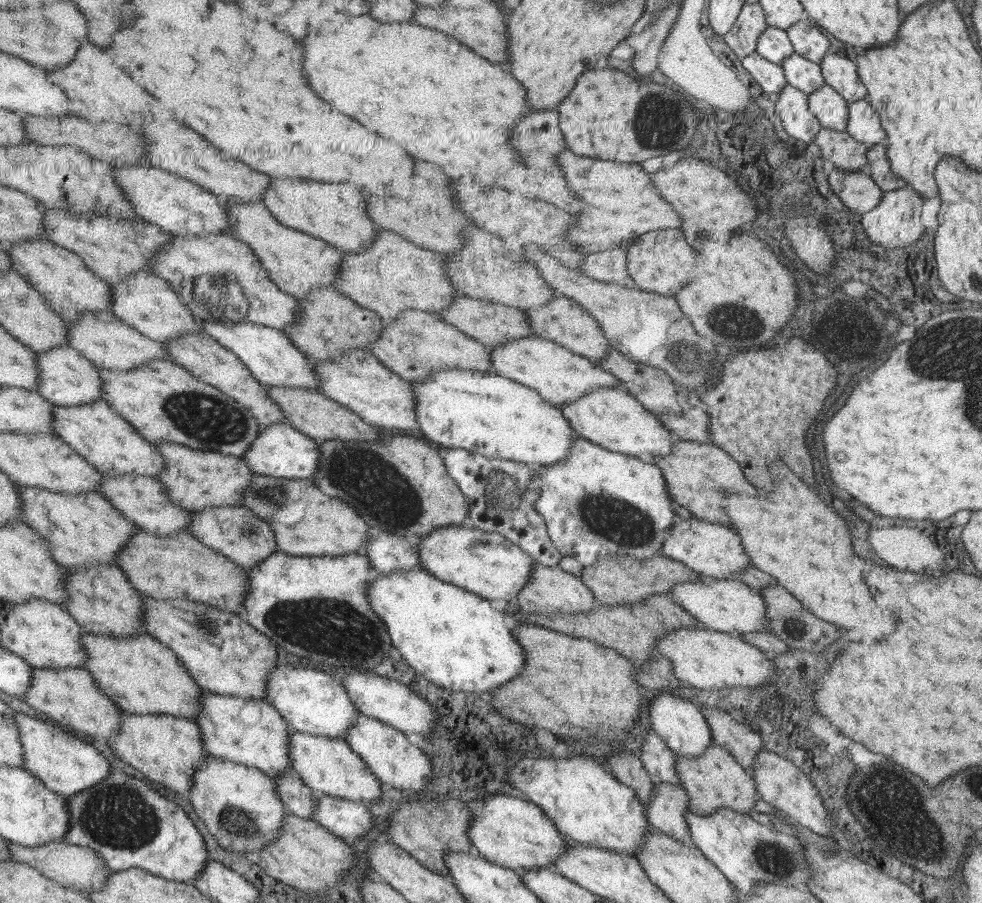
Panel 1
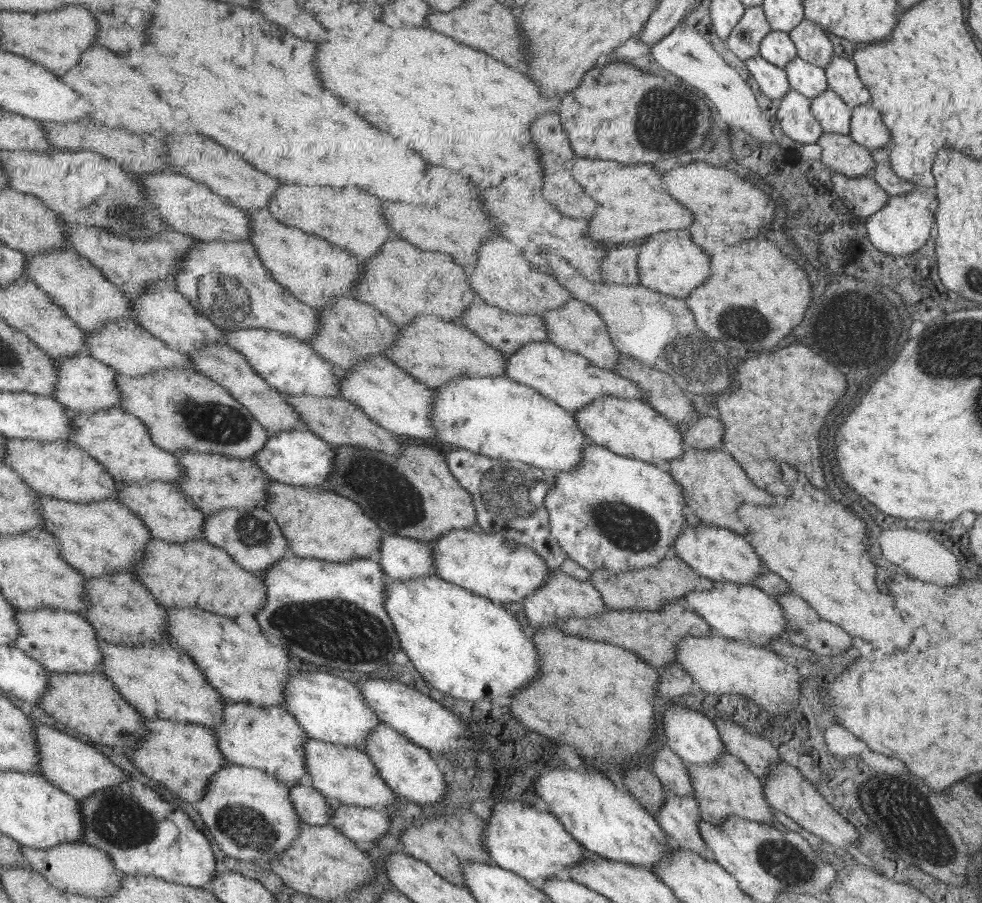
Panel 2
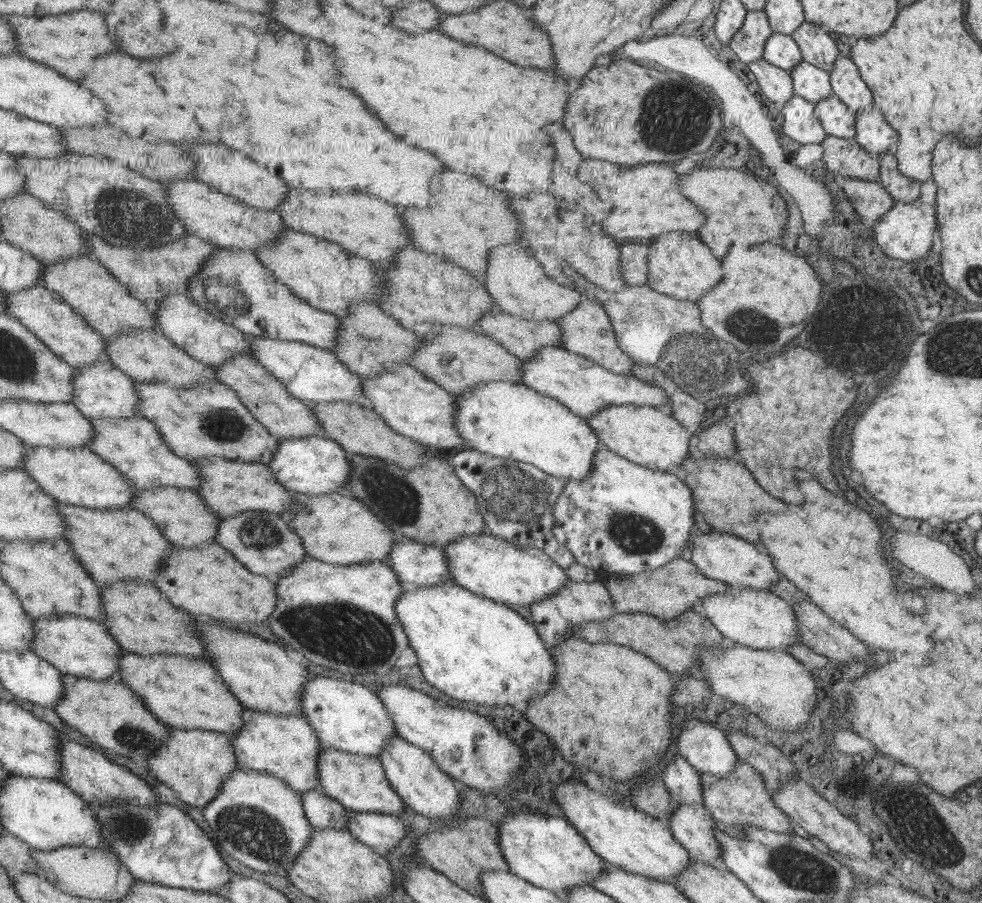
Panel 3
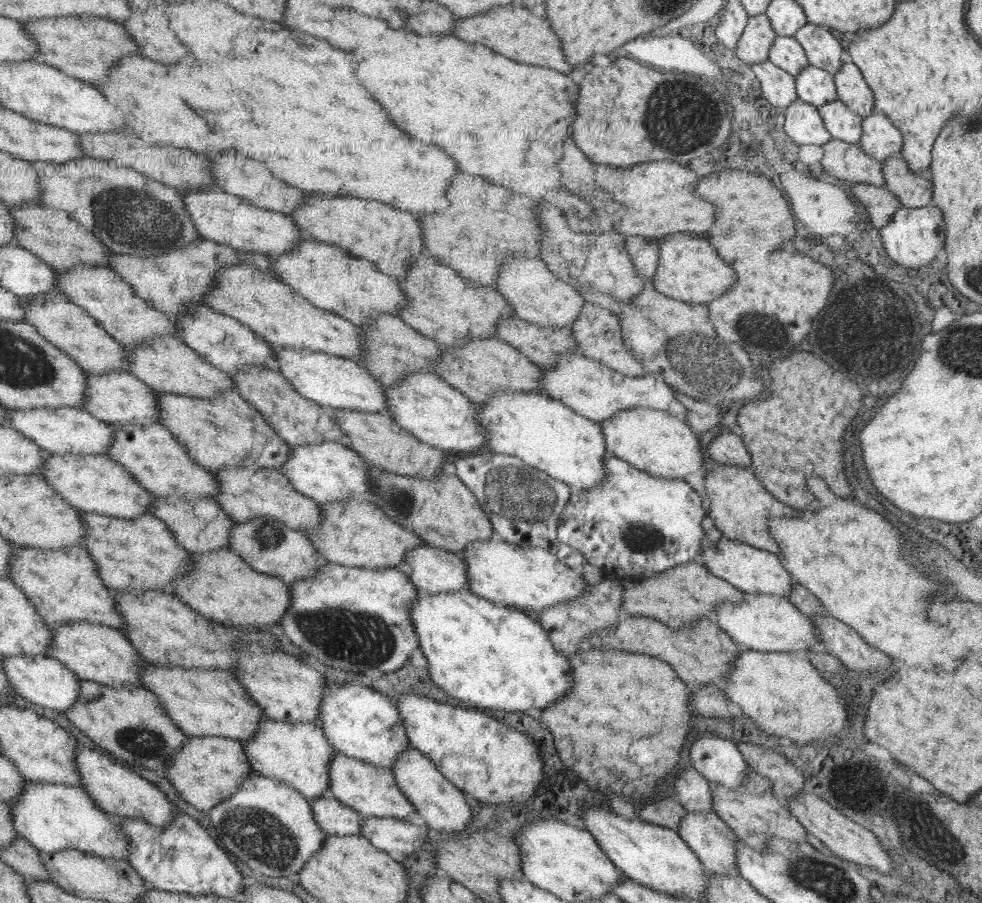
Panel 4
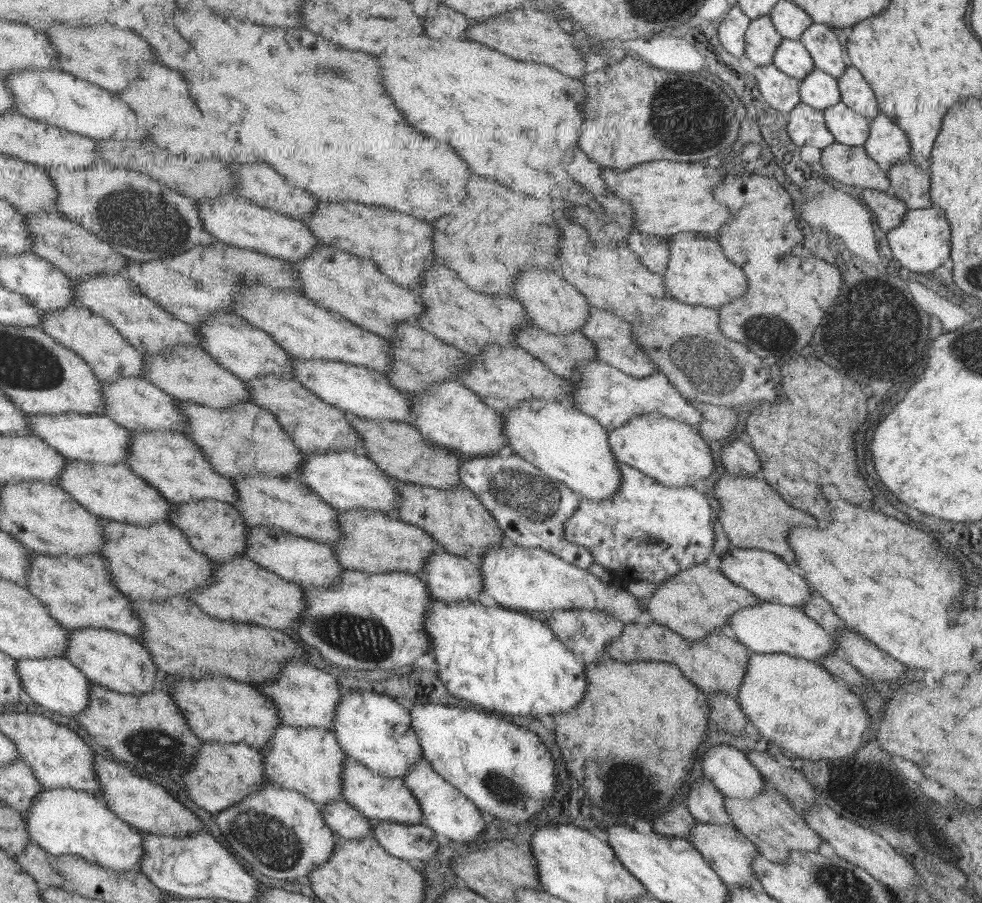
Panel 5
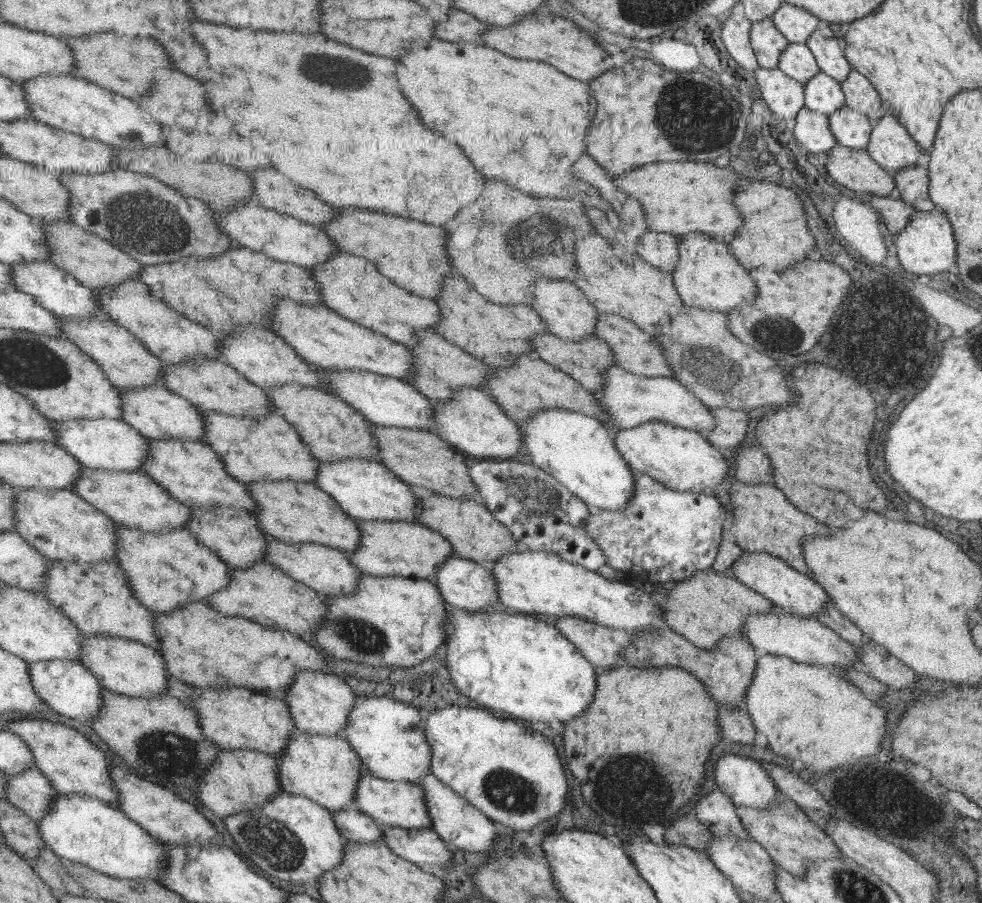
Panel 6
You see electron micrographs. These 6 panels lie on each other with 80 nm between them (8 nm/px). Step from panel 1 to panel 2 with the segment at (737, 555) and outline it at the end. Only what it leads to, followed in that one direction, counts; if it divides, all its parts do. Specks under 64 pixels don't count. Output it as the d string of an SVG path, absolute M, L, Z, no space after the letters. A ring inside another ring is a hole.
M701 524L686 526L684 533L676 537L674 556L686 562L698 575L710 581L736 582L751 585L760 574L767 571L746 536L722 527Z

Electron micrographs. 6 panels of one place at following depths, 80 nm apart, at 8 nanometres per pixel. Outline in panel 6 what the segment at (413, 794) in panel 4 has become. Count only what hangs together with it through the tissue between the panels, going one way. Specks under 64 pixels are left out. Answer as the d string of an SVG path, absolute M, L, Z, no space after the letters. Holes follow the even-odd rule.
M432 773L424 774L422 778L415 782L421 785L424 790L424 797L427 802L428 815L432 821L430 828L433 829L438 836L451 849L464 850L465 852L485 852L490 854L493 839L496 836L495 823L481 811L474 807L472 803L461 798L459 794L445 786Z

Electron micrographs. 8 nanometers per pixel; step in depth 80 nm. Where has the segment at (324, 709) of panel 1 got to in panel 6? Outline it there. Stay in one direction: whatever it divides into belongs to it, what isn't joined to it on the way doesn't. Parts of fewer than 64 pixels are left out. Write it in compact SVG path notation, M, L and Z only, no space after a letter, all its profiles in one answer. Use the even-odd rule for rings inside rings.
M383 695L381 697L359 698L348 714L348 724L342 734L344 741L356 752L363 766L371 775L391 781L418 782L431 769L432 750L428 746L427 735L423 734L423 718L421 718L421 734L419 734L419 708L407 706L401 701Z

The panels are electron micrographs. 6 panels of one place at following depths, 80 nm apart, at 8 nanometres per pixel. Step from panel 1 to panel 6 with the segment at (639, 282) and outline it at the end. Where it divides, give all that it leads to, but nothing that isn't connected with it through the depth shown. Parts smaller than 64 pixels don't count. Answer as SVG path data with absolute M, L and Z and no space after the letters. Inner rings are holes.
M687 234L679 242L681 262L673 266L671 271L674 289L681 300L689 306L698 309L717 310L717 312L731 312L733 308L741 306L743 302L753 302L758 293L756 282L751 280L749 272L739 266L725 244L713 240L701 240L699 236Z

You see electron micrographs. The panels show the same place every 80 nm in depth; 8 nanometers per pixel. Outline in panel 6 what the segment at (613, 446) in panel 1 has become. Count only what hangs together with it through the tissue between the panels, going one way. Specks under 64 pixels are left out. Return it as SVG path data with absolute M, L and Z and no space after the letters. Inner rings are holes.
M651 421L631 429L621 429L613 435L613 442L632 470L649 475L673 490L710 492L712 495L715 486L719 486L729 472L729 462L705 435L667 422Z

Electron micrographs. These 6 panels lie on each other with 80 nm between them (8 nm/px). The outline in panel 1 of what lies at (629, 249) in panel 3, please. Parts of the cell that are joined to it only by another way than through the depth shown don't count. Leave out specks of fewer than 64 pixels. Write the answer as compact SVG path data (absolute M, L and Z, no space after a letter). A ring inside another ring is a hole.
M625 245L618 248L607 248L603 251L596 251L587 254L583 259L579 272L599 281L615 283L625 288L632 289L636 287L633 278L627 274Z

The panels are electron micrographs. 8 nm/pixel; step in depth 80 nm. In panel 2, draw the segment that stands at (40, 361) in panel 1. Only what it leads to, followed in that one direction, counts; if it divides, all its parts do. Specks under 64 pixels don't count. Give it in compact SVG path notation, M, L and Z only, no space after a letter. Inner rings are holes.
M74 353L71 358L54 360L58 366L57 378L51 398L71 412L105 411L120 405L120 390L116 383L116 370L99 362L89 354Z

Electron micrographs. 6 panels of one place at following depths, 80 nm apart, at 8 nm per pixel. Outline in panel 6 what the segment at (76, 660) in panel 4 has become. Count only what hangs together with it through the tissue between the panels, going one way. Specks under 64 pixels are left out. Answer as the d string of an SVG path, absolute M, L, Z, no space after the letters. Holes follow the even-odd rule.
M105 635L83 636L80 656L77 660L87 668L104 689L129 697L153 698L167 694L167 674L162 654L153 647L143 646L132 639L105 637Z

